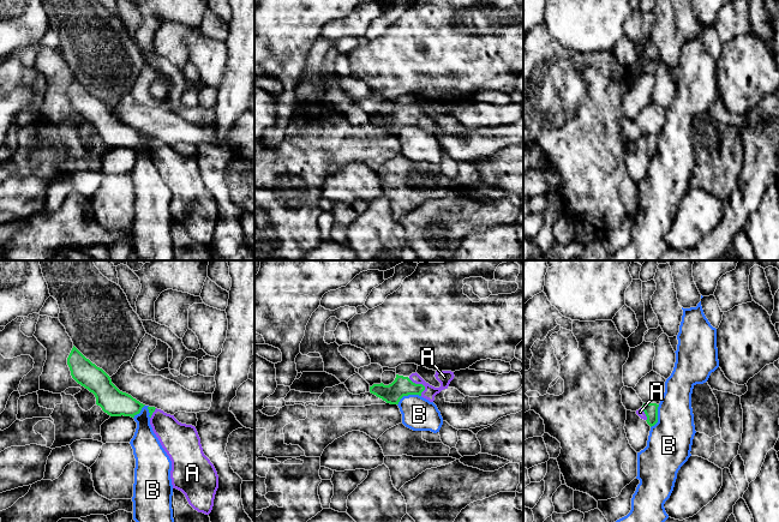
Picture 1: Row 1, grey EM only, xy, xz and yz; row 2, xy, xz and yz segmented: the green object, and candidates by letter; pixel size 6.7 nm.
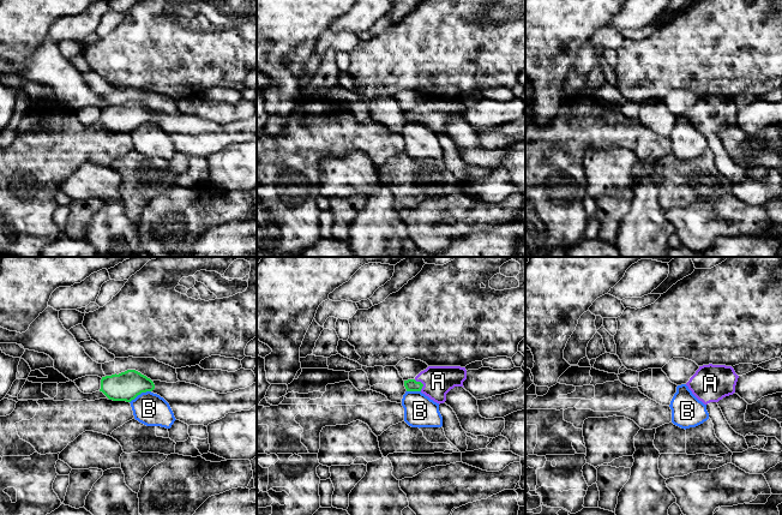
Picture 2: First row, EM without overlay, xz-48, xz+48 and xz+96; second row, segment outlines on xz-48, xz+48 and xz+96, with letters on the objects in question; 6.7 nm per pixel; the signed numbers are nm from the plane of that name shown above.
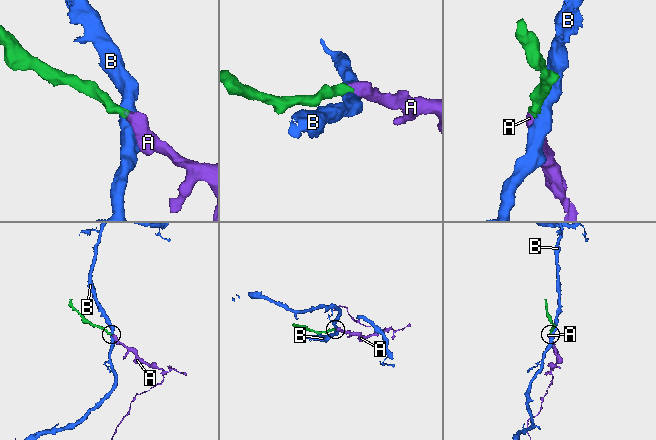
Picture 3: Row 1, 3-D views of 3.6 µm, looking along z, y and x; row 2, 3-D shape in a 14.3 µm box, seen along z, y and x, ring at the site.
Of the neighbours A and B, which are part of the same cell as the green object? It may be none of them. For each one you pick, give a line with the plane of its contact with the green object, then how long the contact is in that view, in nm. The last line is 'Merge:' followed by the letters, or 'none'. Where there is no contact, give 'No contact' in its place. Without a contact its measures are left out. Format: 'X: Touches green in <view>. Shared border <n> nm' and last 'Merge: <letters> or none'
A: Touches green in xz. Shared border 150 nm
Merge: A

